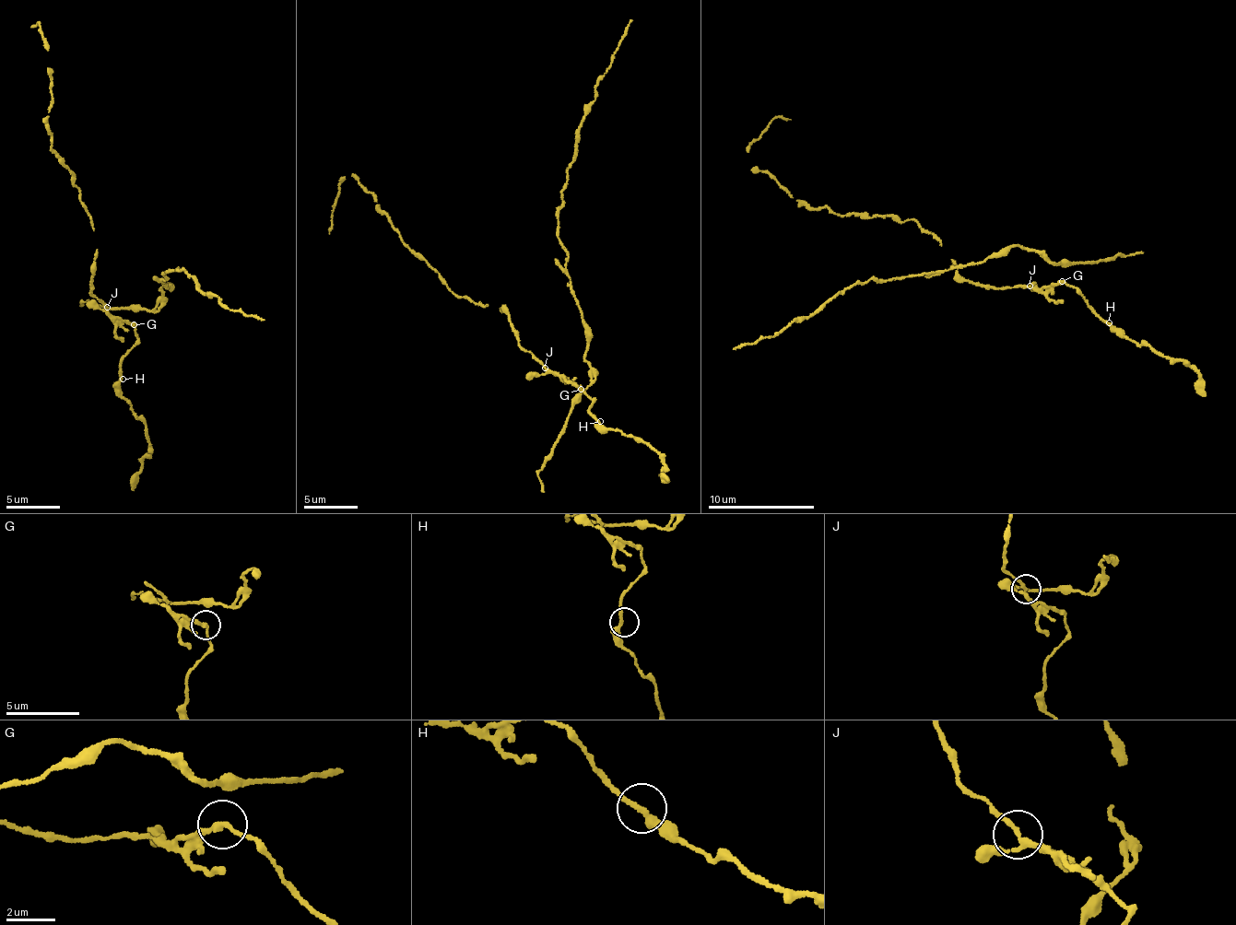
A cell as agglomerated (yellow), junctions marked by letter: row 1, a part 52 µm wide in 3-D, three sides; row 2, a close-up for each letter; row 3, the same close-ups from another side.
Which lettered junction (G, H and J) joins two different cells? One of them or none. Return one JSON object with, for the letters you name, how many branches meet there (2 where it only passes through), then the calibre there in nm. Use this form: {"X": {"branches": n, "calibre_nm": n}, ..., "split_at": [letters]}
{"split_at": []}

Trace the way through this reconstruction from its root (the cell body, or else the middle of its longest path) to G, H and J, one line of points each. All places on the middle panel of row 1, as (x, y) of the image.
G: (569, 382), (576, 383), (581, 389)
H: (569, 382), (588, 395), (593, 403), (588, 409), (600, 421)
J: (569, 382), (544, 367)

